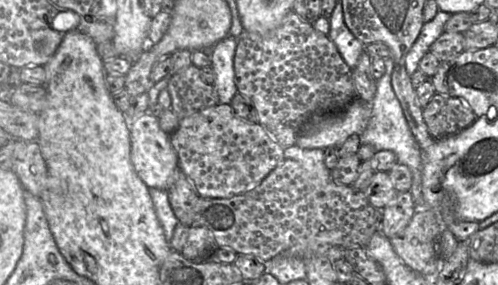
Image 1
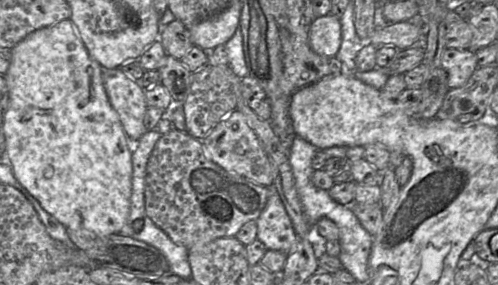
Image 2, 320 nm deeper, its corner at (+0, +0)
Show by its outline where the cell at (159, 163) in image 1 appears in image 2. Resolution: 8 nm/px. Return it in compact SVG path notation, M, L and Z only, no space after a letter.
M120 67L102 68L102 79L108 99L133 145L148 131L144 125L147 109L145 90Z

